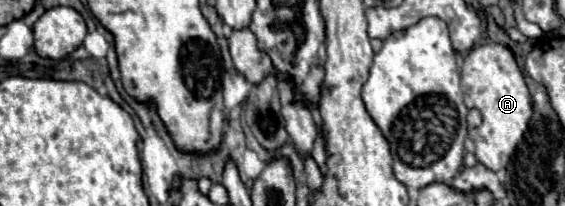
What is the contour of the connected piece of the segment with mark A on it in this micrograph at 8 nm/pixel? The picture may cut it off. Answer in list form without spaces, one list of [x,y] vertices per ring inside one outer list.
[[[490,43],[472,49],[462,67],[462,91],[466,107],[476,107],[482,113],[482,125],[470,131],[476,159],[492,171],[500,171],[510,161],[516,145],[523,139],[532,117],[530,93],[520,67],[508,47]]]

